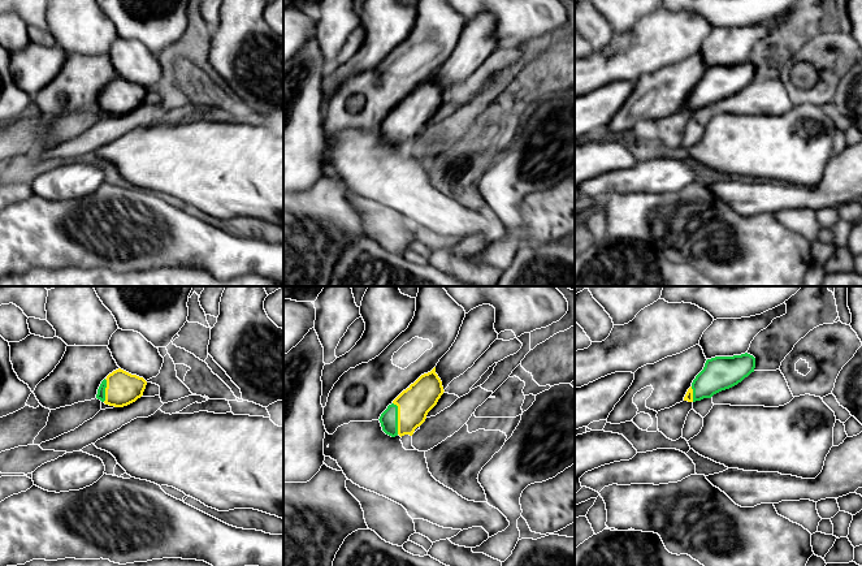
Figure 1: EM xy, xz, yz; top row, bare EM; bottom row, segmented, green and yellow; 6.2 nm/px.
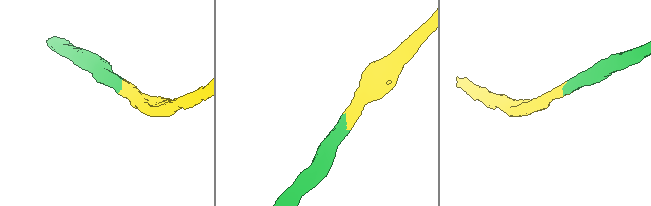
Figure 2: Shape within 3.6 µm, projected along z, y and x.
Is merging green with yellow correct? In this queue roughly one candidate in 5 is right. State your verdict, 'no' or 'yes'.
yes

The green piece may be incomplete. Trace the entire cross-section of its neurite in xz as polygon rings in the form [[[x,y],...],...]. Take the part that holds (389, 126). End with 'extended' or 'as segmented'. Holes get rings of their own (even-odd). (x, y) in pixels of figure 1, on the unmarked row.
[[[434,75],[403,99],[381,122],[378,129],[382,139],[391,146],[412,144],[415,138],[425,130],[428,121],[437,113],[443,100],[442,90]]] | extended

